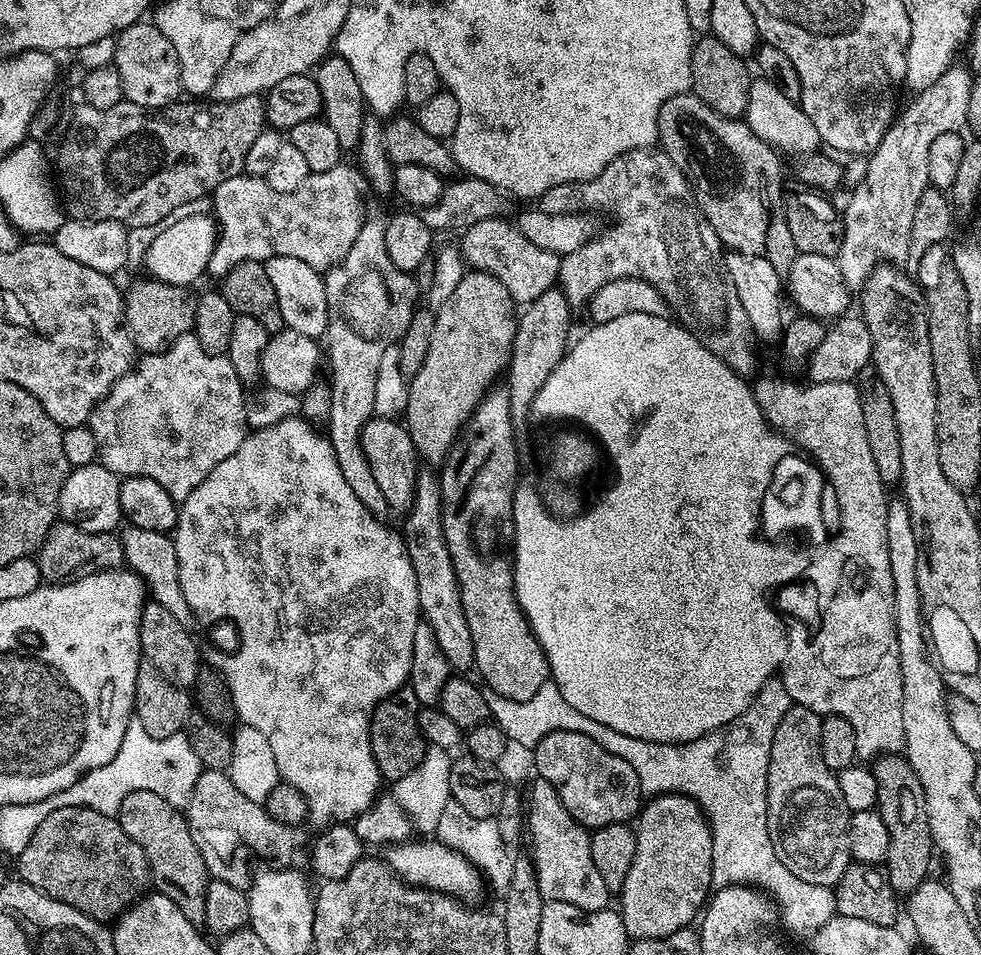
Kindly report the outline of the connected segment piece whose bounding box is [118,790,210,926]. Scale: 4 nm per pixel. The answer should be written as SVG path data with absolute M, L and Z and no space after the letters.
M134 790L134 794L126 794L126 798L122 798L118 819L122 830L126 830L126 834L142 846L142 854L146 854L151 887L159 895L170 898L170 902L186 914L191 924L203 925L210 877L202 850L198 850L194 834L190 834L188 829L187 815L151 790Z

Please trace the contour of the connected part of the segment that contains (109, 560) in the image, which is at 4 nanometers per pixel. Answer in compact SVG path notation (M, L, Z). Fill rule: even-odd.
M60 518L54 526L50 526L34 559L40 567L40 579L45 585L68 584L95 572L121 567L124 564L124 551L116 532L87 532L74 526L69 520Z

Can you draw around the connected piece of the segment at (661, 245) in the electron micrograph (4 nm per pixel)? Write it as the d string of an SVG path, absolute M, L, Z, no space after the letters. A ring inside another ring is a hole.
M643 148L624 152L594 178L584 180L581 184L559 184L546 190L538 198L538 208L546 214L583 213L585 210L593 213L612 212L616 219L605 232L603 229L581 248L561 259L558 287L570 305L587 305L588 299L611 280L645 280L654 286L654 290L658 290L658 294L662 294L668 303L669 313L689 332L693 332L719 360L726 362L726 366L730 366L730 370L740 376L751 377L751 372L756 368L756 356L752 353L748 338L748 319L746 310L742 310L742 302L738 302L738 290L734 290L728 280L728 273L724 271L721 242L696 205L696 196L682 170L678 170L678 166L664 151Z

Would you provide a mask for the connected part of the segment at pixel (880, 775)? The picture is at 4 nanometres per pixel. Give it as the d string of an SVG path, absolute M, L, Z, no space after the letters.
M900 754L877 759L871 769L878 786L875 811L879 812L882 822L886 822L886 834L890 836L886 875L894 891L907 894L917 884L929 879L928 867L932 864L932 856L934 857L928 815L924 809L922 782L918 782L914 766L910 766L907 758Z

